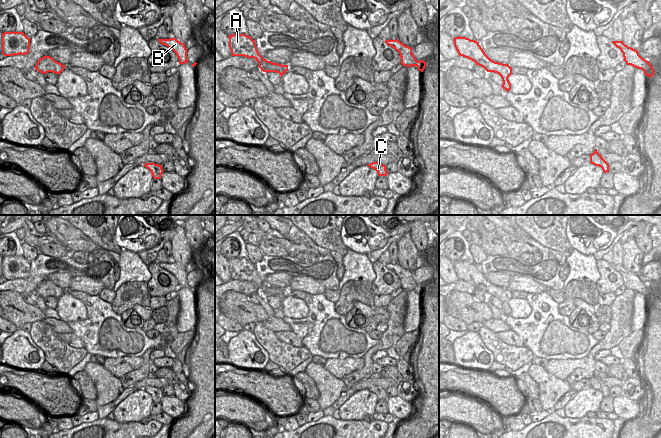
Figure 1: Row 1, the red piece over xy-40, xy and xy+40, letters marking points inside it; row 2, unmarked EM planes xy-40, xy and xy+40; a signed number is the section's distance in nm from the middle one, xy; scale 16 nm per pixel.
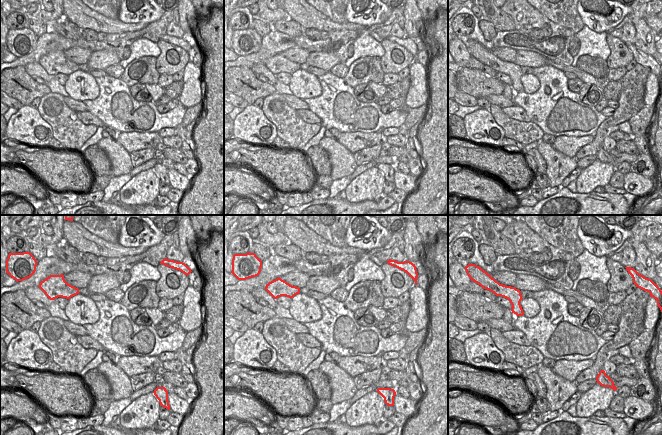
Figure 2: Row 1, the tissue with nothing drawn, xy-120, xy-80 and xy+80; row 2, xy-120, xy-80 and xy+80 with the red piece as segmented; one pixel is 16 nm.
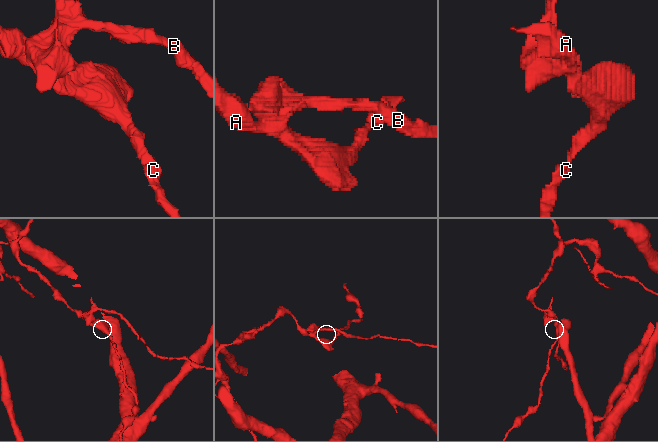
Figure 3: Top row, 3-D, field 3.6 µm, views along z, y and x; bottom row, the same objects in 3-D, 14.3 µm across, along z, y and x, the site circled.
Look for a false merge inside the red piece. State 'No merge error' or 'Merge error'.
Merge error.

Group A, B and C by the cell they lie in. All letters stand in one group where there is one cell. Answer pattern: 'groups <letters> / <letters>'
groups A C / B

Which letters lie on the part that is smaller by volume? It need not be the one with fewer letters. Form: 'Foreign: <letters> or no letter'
Foreign: B

